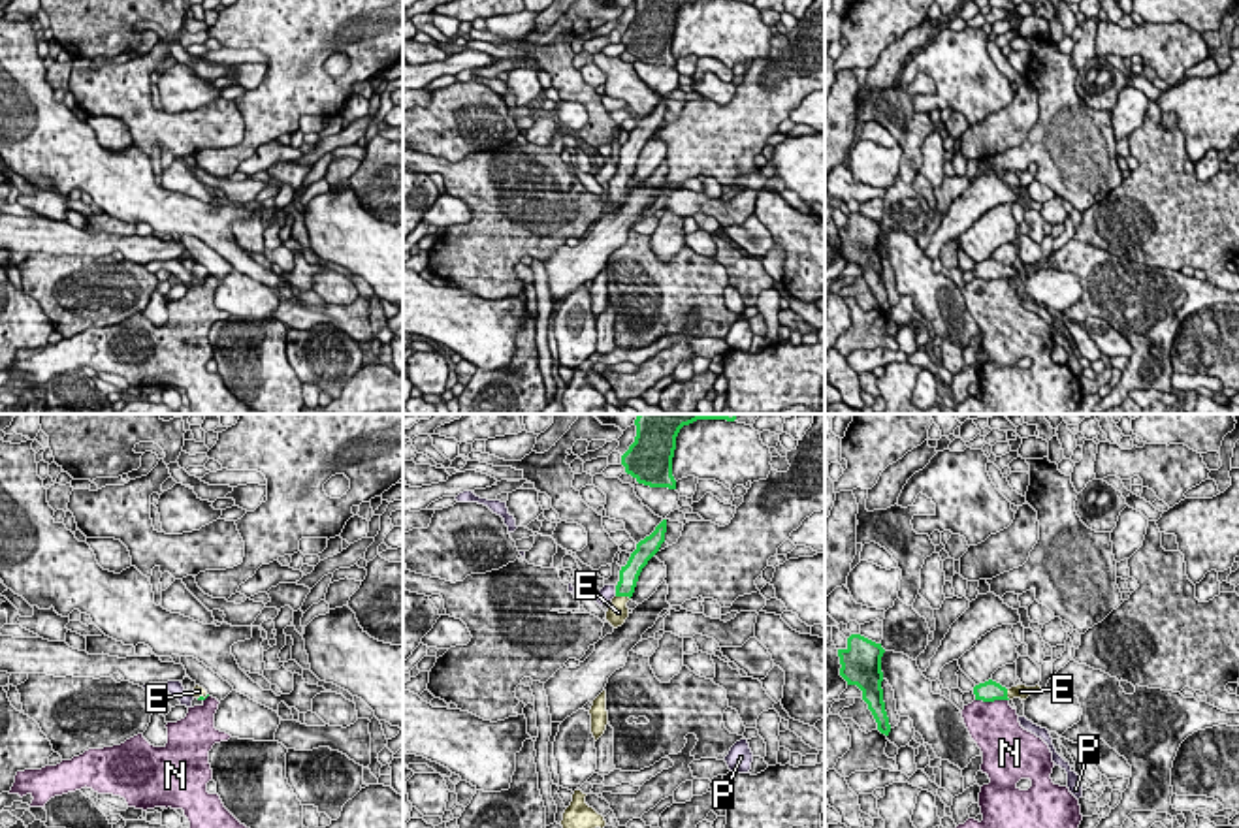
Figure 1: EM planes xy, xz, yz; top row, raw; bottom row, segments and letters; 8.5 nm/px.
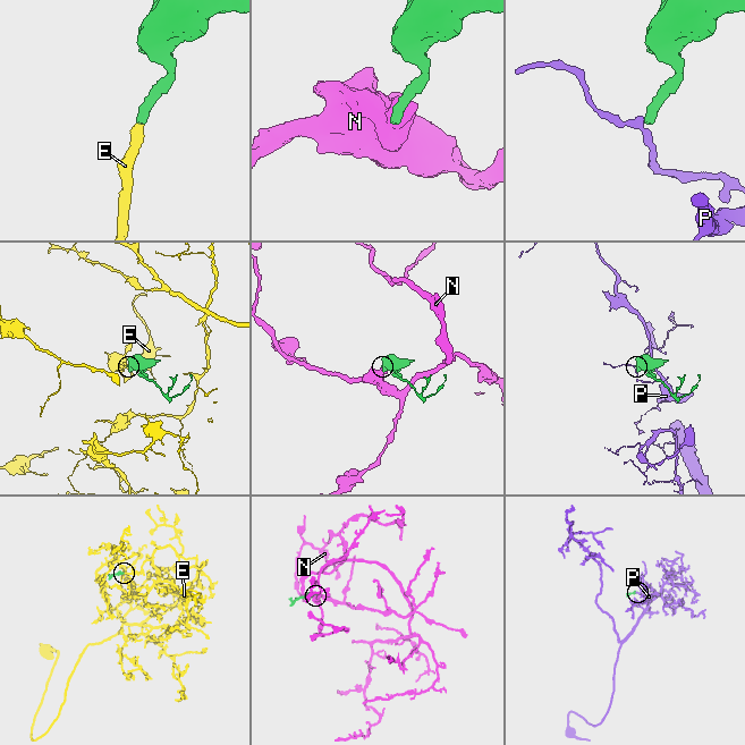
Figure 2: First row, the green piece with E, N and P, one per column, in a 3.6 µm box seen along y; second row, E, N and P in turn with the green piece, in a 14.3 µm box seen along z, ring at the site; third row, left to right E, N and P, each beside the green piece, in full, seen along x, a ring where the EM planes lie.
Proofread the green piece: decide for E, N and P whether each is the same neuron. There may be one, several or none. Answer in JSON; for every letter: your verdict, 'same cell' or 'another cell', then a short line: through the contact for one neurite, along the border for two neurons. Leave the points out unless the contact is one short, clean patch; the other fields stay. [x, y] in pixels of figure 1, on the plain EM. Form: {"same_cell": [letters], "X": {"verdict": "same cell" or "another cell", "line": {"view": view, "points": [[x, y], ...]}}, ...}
{"same_cell": ["E"], "E": {"verdict": "same cell", "line": {"view": "xz", "points": [[629, 153], [624, 174], [618, 191]]}}, "N": {"verdict": "another cell", "line": {"view": "yz", "points": [[976, 277], [1008, 279]]}}, "P": {"verdict": "another cell", "line": {"view": "xz", "points": [[614, 164], [616, 174]]}}}

